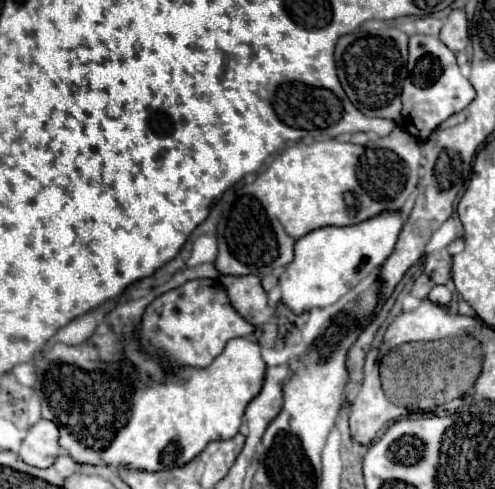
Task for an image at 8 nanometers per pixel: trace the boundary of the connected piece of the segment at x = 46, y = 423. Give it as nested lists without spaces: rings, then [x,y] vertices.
[[[39,420],[23,440],[19,456],[37,468],[47,468],[61,454],[59,428],[51,420]]]

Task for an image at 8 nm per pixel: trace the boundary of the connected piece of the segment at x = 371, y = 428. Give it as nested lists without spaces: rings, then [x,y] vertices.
[[[365,378],[349,414],[351,436],[369,446],[389,422],[405,414],[409,414],[405,408],[393,406],[385,398],[379,378]]]

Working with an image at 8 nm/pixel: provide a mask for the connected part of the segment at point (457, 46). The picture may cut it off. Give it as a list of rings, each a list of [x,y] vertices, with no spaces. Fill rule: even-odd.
[[[453,10],[449,14],[449,18],[445,20],[445,24],[441,28],[439,38],[453,52],[465,50],[465,46],[469,42],[469,30],[467,30],[467,14],[465,14],[465,10]]]

